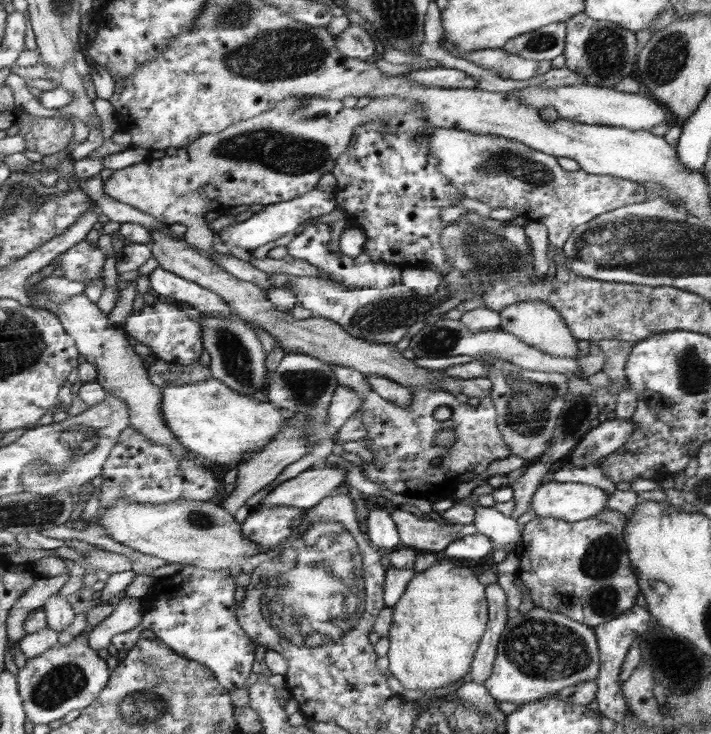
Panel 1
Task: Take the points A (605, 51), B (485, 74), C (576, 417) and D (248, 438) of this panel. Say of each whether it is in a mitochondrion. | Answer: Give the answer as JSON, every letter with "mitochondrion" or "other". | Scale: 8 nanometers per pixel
{"A":"mitochondrion","B":"other","C":"mitochondrion","D":"other"}

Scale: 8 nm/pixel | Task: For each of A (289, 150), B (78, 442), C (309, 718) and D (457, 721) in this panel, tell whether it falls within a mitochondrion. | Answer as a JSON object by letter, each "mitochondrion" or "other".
{"A":"mitochondrion","B":"mitochondrion","C":"other","D":"mitochondrion"}

